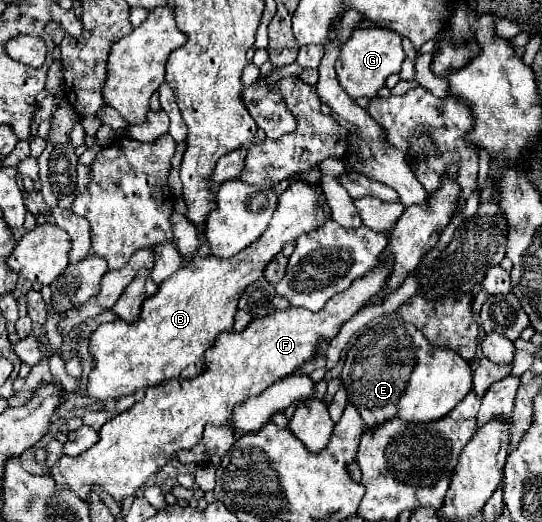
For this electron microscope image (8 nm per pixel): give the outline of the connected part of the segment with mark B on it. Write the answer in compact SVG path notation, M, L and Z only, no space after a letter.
M293 182L279 196L277 212L257 244L251 244L233 258L195 256L187 260L177 274L169 276L169 280L159 286L157 294L143 302L137 322L127 324L115 320L101 324L89 336L93 368L87 380L87 396L107 402L135 394L149 386L161 386L169 380L195 378L203 368L201 360L205 350L213 346L221 332L233 328L237 300L245 286L263 276L265 266L283 250L287 242L295 242L299 234L321 226L327 214L329 206L319 186Z

